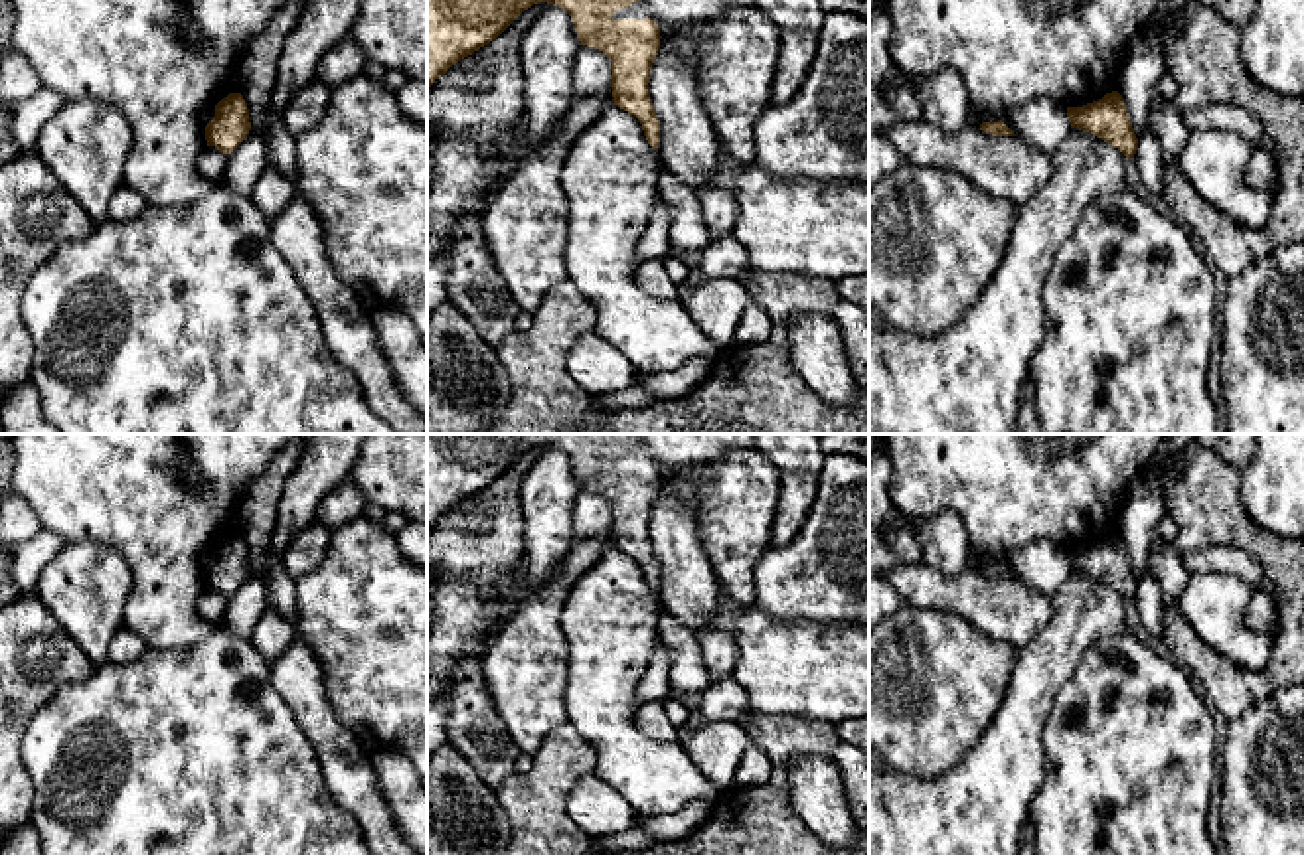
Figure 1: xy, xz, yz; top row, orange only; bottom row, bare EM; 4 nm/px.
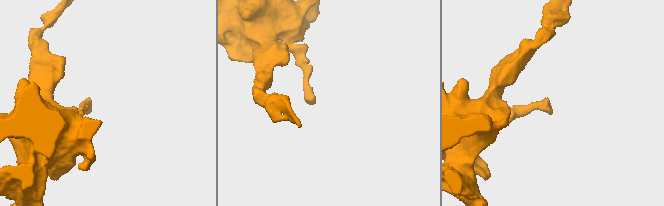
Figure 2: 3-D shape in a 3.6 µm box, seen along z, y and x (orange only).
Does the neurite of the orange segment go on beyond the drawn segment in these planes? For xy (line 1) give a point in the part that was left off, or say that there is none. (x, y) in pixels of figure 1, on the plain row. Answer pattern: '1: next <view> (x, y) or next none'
1: next none

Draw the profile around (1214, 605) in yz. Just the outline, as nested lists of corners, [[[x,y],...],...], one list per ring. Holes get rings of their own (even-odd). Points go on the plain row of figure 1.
[[[1191,573],[1178,606],[1197,636],[1241,669],[1259,671],[1272,654],[1272,634],[1245,626],[1245,608],[1253,596],[1233,575]]]

